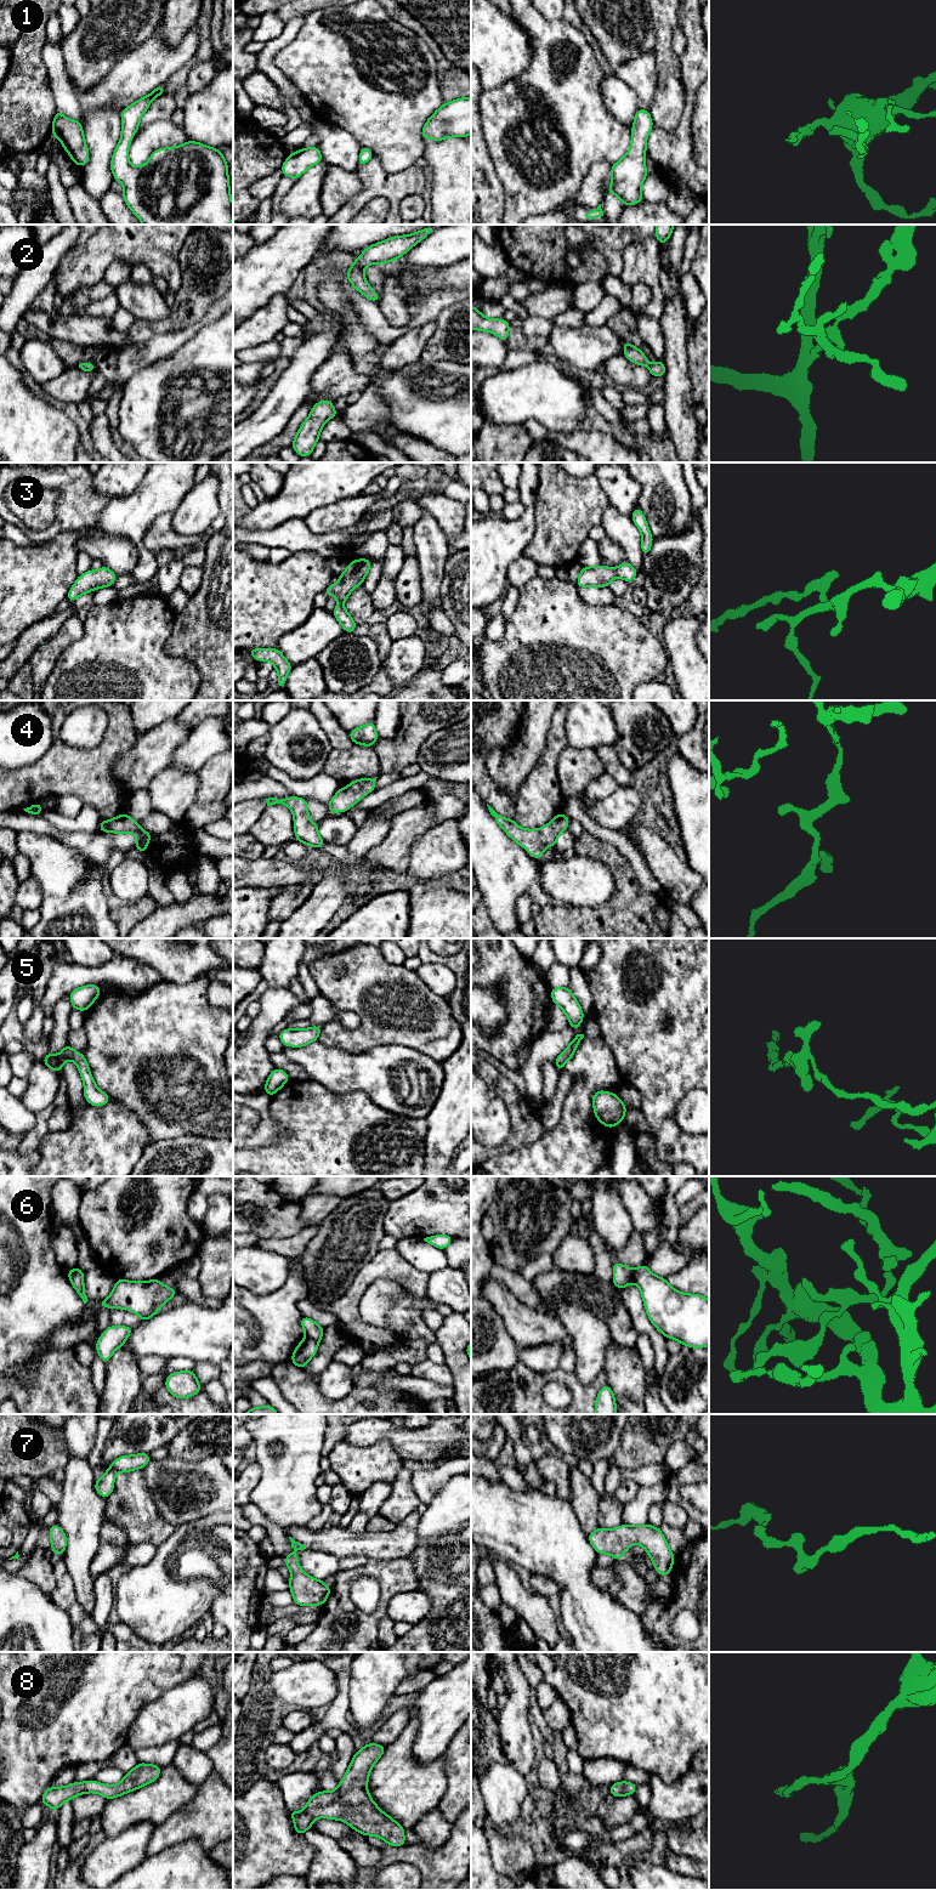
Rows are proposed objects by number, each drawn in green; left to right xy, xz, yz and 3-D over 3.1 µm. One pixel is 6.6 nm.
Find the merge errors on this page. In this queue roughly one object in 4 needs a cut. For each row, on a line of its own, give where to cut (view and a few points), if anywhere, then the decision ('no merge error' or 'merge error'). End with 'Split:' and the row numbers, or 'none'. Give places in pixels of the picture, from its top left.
1: no cut; no merge error
2: no cut; no merge error
3: no cut; no merge error
4: no cut; no merge error
5: no cut; no merge error
6: cut in yz along (633, 1270), (633, 1280), (635, 1282); merge error
7: no cut; no merge error
8: no cut; no merge error
Split: 6

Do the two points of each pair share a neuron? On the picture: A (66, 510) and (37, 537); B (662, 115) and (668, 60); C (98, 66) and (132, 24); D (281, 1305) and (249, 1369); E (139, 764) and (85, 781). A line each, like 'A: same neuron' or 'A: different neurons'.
A: same neuron
B: same neuron
C: same neuron
D: different neurons
E: different neurons

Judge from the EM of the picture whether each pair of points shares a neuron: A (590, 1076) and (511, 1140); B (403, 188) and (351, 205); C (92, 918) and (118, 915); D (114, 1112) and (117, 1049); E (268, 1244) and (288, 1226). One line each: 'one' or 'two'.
A: two
B: one
C: two
D: two
E: two

